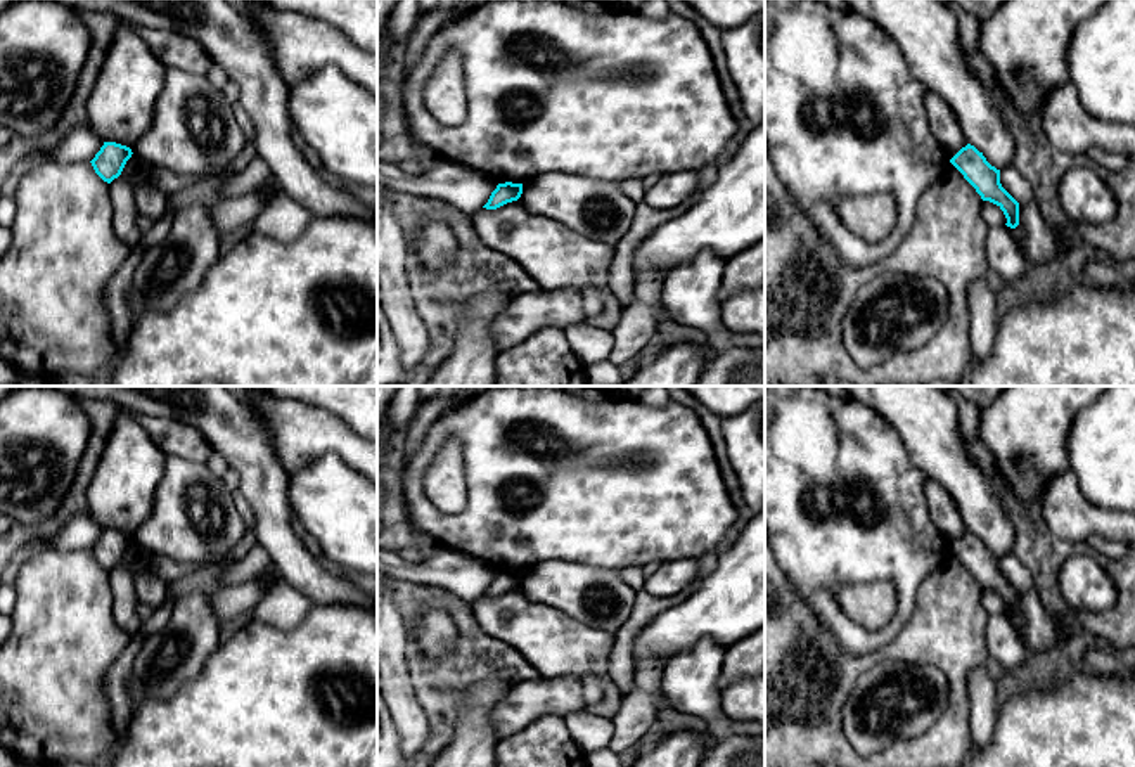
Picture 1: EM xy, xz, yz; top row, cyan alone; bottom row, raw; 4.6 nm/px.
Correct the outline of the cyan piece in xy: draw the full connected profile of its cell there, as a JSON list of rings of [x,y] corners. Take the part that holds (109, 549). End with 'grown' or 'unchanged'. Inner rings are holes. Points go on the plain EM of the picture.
[[[104,530],[100,538],[90,549],[95,561],[107,571],[118,566],[131,545],[131,537],[116,530]]]; unchanged

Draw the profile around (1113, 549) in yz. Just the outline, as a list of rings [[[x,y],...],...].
[[[1092,537],[1087,540],[1093,551],[1104,554],[1109,559],[1125,558],[1128,552],[1128,544],[1114,538]]]

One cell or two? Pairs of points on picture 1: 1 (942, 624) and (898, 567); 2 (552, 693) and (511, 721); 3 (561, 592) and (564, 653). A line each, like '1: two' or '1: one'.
1: two
2: one
3: two

